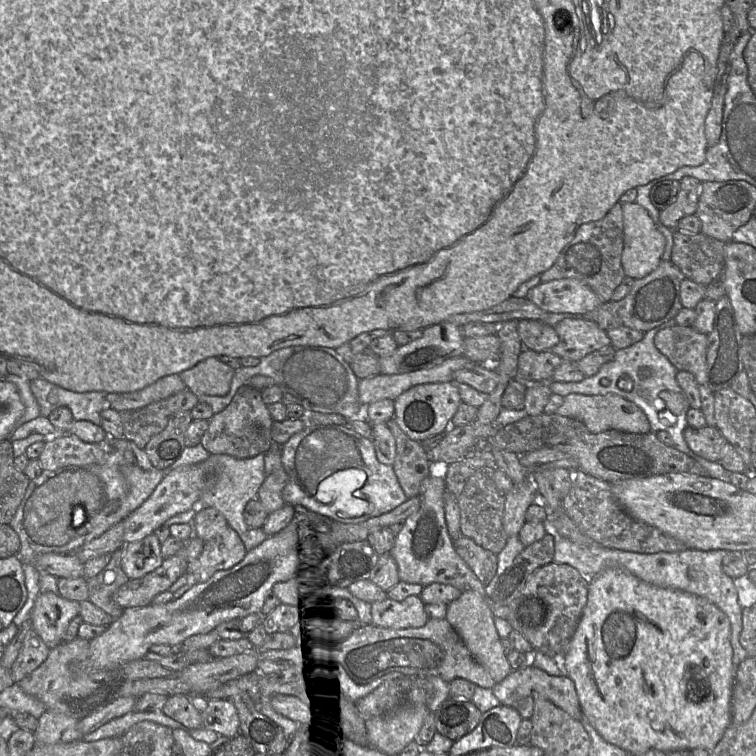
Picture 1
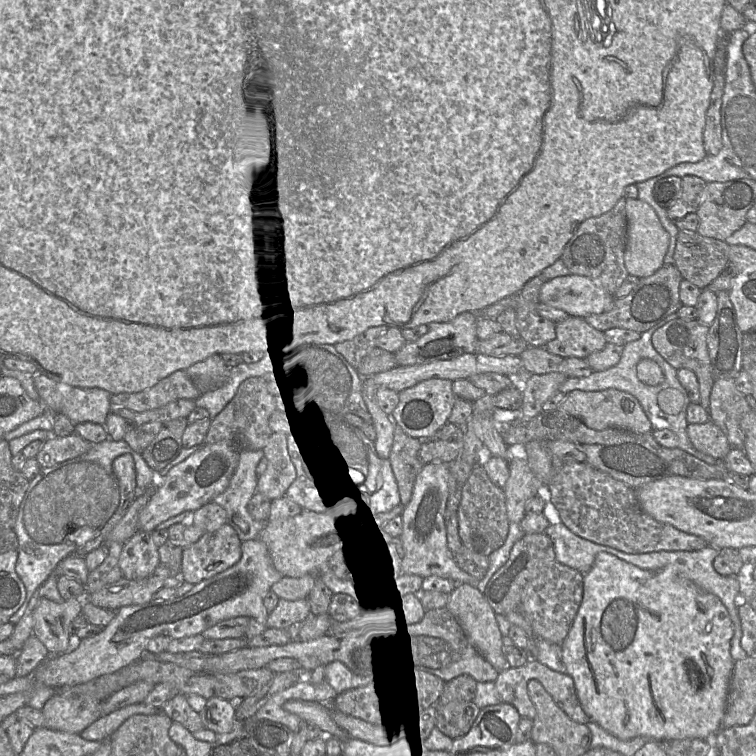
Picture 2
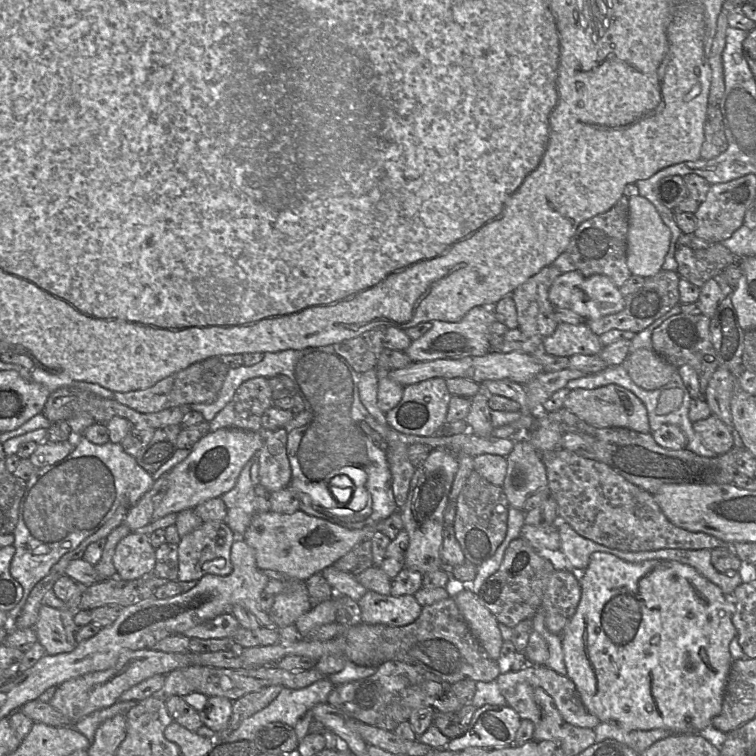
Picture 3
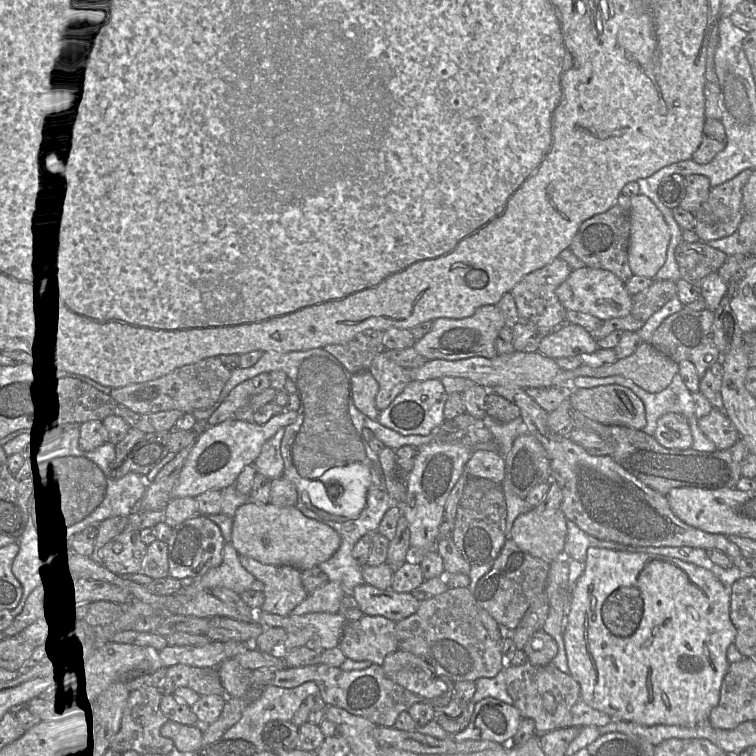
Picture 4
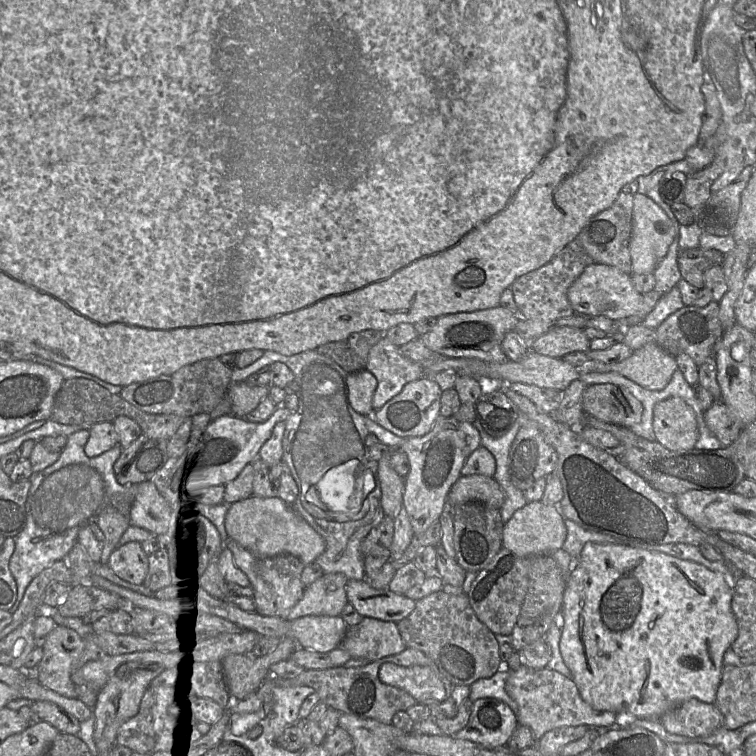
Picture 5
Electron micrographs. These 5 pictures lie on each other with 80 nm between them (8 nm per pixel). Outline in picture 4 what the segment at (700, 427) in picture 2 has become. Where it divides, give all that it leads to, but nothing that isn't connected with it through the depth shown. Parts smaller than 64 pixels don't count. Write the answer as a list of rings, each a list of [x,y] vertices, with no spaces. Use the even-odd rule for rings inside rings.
[[[713,408],[698,419],[698,426],[717,450],[728,449],[740,439],[738,431],[723,410]]]

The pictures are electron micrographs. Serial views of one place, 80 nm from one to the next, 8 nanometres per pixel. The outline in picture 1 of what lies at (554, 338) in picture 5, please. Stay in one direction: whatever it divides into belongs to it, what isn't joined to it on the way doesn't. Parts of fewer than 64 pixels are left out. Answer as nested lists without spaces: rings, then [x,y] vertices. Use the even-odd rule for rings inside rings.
[[[582,316],[565,318],[553,328],[559,342],[550,351],[562,360],[577,362],[587,354],[611,345],[606,331]]]

